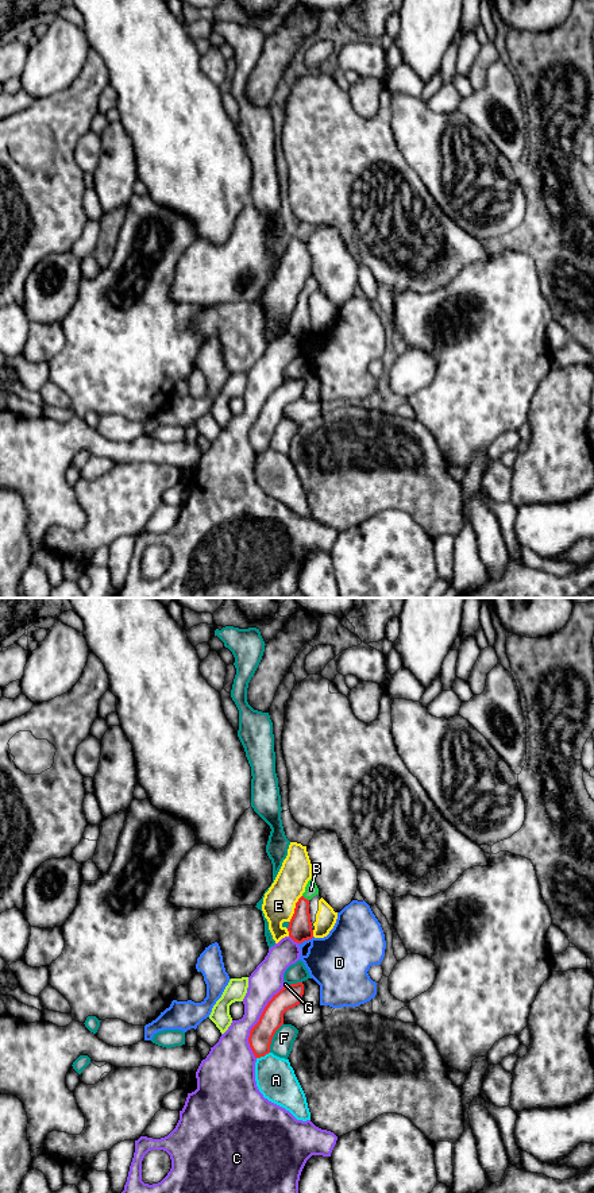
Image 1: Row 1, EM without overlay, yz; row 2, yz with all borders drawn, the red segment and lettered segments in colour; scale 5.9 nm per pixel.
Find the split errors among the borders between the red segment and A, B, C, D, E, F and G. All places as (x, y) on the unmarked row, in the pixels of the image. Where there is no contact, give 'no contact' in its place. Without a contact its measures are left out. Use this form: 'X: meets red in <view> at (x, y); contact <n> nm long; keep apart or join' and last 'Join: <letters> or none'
A: meets red in yz at (262, 451); contact 90 nm long; keep apart
B: meets red in yz at (304, 293); contact 50 nm long; join
C: meets red in yz at (258, 417); contact 460 nm long; keep apart
D: meets red in yz at (305, 335); contact 100 nm long; keep apart
E: meets red in yz at (294, 304); contact 180 nm long; keep apart
F: meets red in yz at (272, 433); contact 190 nm long; keep apart
G: meets red in yz at (285, 382); contact 40 nm long; keep apart
Join: B

